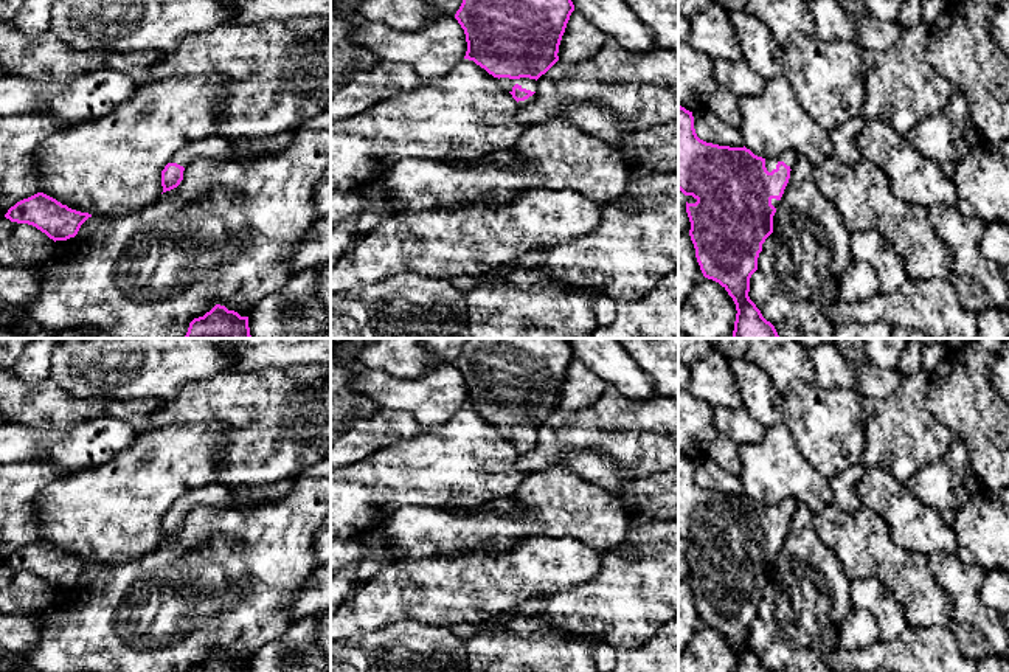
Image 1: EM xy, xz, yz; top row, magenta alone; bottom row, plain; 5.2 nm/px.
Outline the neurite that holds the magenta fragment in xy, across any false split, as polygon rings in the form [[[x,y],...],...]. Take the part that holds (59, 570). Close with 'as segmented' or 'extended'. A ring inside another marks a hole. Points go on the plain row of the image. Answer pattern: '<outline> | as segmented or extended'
[[[37,540],[11,554],[5,565],[11,570],[33,573],[56,590],[75,585],[92,562],[71,557],[53,545]]] | as segmented

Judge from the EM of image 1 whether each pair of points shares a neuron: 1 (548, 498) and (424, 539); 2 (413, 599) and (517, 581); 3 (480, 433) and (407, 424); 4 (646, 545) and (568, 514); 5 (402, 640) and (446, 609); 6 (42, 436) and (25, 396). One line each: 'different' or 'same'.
1: same
2: same
3: different
4: different
5: different
6: different

